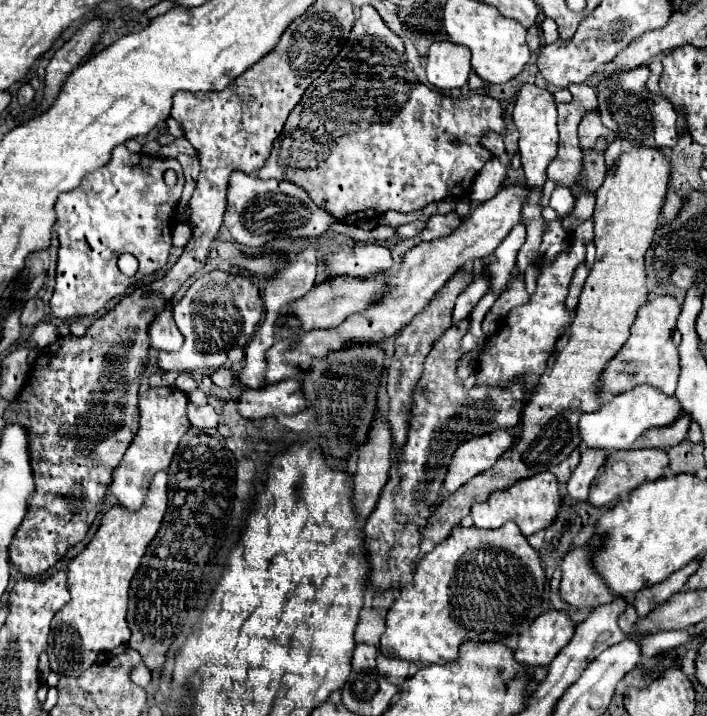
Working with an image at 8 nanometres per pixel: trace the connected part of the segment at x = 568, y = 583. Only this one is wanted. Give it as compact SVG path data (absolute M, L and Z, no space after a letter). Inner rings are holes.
M588 547L574 549L564 557L560 597L576 609L596 609L612 601L612 591L592 571Z

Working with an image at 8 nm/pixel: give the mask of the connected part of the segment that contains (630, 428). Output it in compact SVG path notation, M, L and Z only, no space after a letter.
M638 385L626 393L616 395L612 401L604 403L604 407L600 407L598 411L580 415L580 437L586 447L604 447L610 451L630 449L630 445L646 429L658 427L658 423L660 423L660 427L672 425L684 413L686 411L682 409L682 405L676 397L670 397L650 385Z

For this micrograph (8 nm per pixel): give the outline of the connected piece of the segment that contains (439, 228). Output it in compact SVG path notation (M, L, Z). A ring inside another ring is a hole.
M454 211L446 213L446 215L434 215L426 229L420 233L420 239L422 241L434 241L434 237L448 237L450 231L454 231L458 227L458 217Z

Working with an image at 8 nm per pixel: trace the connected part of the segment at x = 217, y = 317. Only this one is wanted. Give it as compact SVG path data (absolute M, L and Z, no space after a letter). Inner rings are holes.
M212 271L198 277L184 297L174 305L174 319L184 335L184 345L176 353L158 353L158 367L162 371L206 371L218 369L226 363L226 351L234 345L246 345L260 323L264 303L260 289L250 277Z

